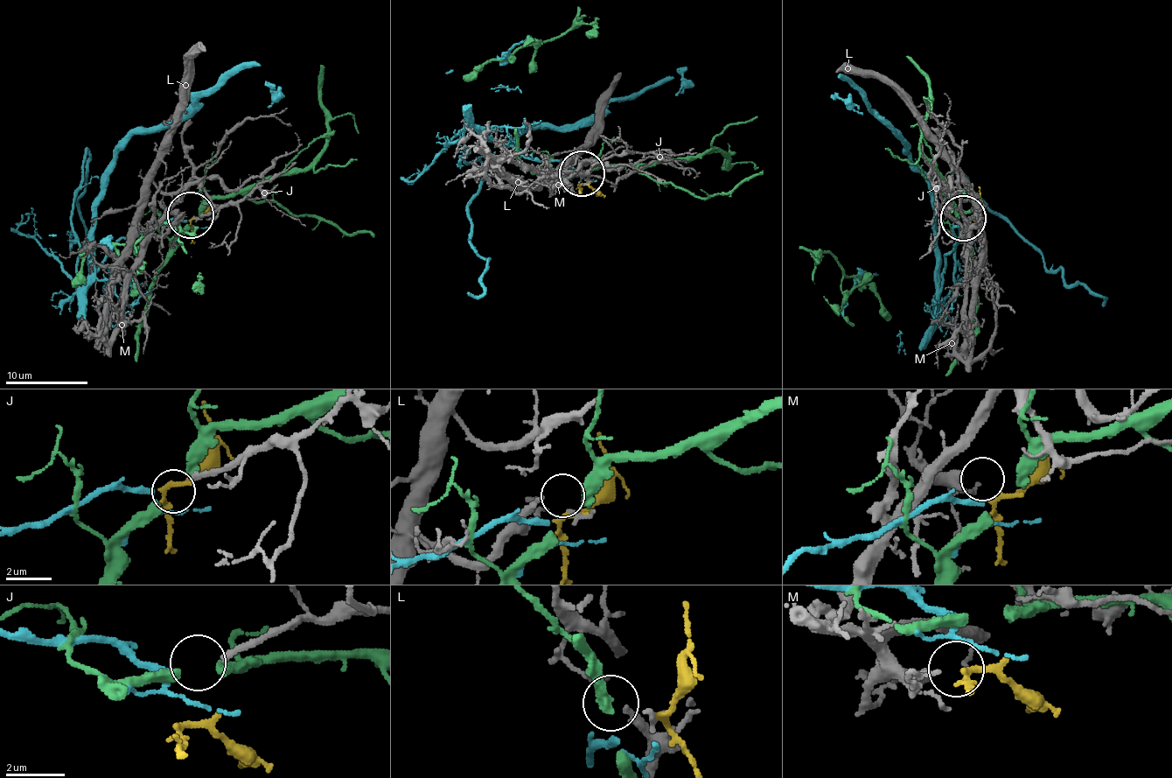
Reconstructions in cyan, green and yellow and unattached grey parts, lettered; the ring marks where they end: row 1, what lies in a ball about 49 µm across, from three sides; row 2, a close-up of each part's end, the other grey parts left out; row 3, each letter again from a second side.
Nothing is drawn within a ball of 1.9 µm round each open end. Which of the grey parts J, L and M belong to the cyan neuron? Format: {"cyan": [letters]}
{"cyan": ["J"]}

